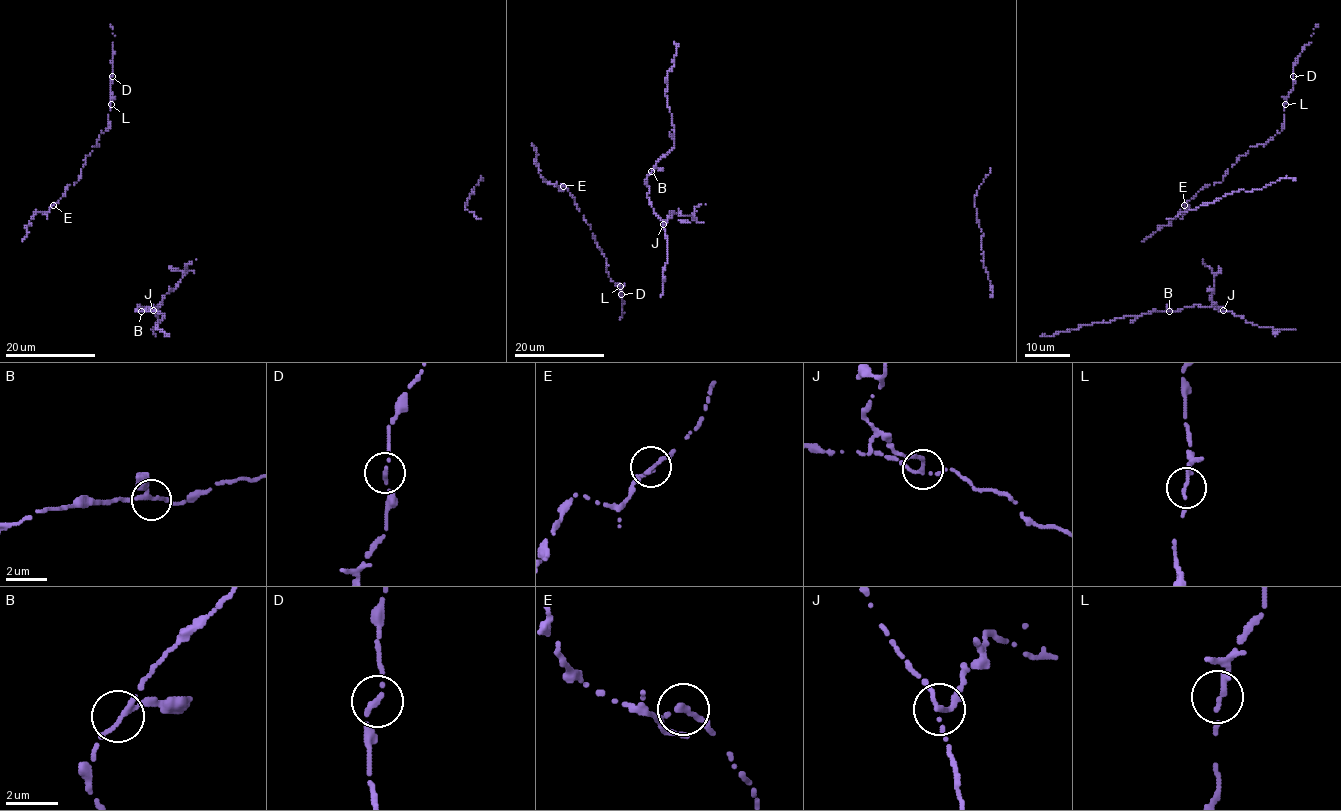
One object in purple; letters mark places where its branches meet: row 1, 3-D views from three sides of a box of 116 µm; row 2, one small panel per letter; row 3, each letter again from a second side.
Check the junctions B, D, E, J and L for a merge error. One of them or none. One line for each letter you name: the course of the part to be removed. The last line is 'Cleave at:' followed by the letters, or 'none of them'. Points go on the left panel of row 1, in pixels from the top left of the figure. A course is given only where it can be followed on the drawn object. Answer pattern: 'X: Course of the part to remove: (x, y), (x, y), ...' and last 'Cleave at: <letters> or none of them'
J: Course of the part to remove: (154, 311), (183, 278), (185, 265), (196, 259)
Cleave at: J

